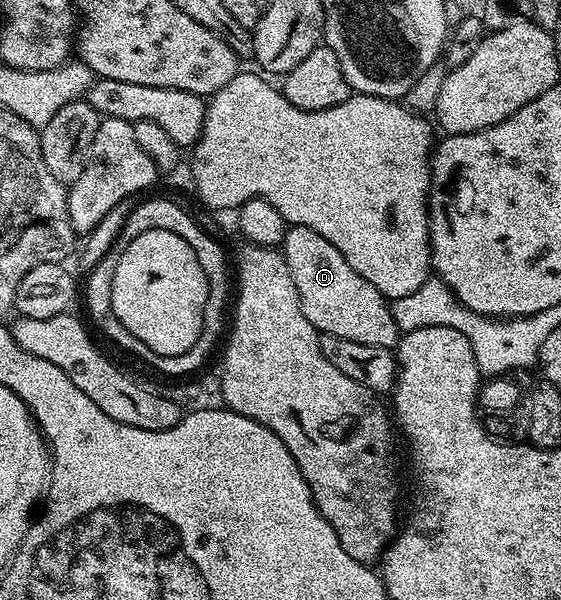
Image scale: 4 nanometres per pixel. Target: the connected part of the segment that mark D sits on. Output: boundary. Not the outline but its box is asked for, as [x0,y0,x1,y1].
[281,225,401,350]

